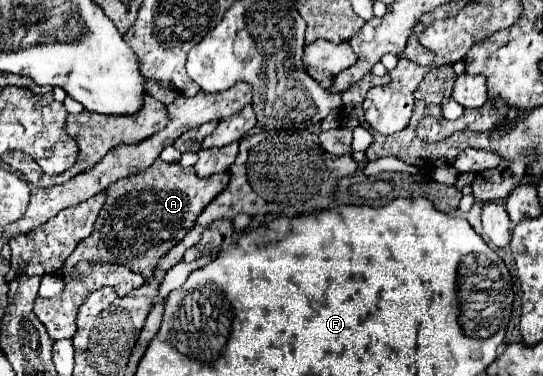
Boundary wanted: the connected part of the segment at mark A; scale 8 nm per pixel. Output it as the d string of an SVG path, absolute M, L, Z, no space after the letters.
M157 159L153 165L155 171L149 169L109 185L109 189L105 191L105 205L101 207L95 221L95 229L75 247L75 251L63 263L63 277L75 277L77 263L89 261L125 265L133 273L141 273L149 279L159 257L185 237L185 233L193 227L197 215L205 209L205 205L229 183L227 173L201 179L195 177L195 171L191 167L187 169L179 163L165 163Z

